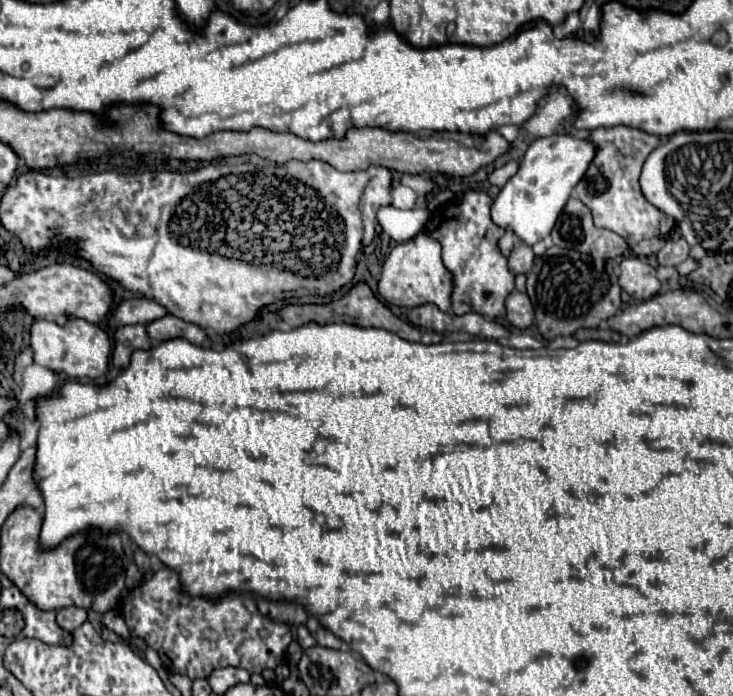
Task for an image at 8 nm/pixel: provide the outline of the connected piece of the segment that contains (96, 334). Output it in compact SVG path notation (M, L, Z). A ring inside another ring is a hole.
M73 318L67 326L57 326L55 322L37 320L31 326L31 346L35 364L65 374L69 378L101 378L109 370L109 356L113 354L113 342L105 328L99 328L87 320Z

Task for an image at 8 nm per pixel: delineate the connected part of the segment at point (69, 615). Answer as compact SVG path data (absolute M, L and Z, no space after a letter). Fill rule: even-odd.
M69 606L69 608L57 610L57 622L59 622L59 626L65 628L65 630L69 630L69 632L77 630L85 620L87 620L87 610L85 608Z

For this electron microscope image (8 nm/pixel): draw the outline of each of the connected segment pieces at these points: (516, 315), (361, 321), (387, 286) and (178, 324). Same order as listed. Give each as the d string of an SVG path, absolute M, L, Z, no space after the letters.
M511 292L507 298L507 318L513 326L525 330L533 324L535 312L531 306L531 300L523 292Z
M357 284L353 286L353 290L349 294L345 294L341 300L337 302L331 302L331 304L305 304L305 306L285 306L283 310L279 310L279 316L283 318L283 322L287 322L289 326L293 328L299 328L299 326L305 326L305 324L335 324L335 322L345 322L345 324L353 324L353 326L361 326L361 328L383 328L383 330L389 330L389 332L395 332L399 334L401 338L409 340L409 342L423 342L423 344L437 344L443 340L441 334L433 332L433 330L421 330L417 326L411 326L409 322L403 322L399 320L397 316L391 314L391 310L381 304L373 292L369 290L367 284Z
M419 232L415 238L397 244L387 256L381 278L377 284L377 292L385 304L415 308L421 304L435 304L439 310L447 310L451 306L451 274L443 266L441 246L437 240L429 238L425 232Z
M167 314L161 320L155 320L147 326L147 332L151 336L153 342L165 342L165 340L175 340L175 338L183 338L189 340L191 344L205 344L207 342L207 334L197 326L197 324L189 324L173 314Z

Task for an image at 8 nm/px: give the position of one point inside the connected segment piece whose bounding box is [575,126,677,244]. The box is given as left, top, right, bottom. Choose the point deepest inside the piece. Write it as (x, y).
(610, 188)

